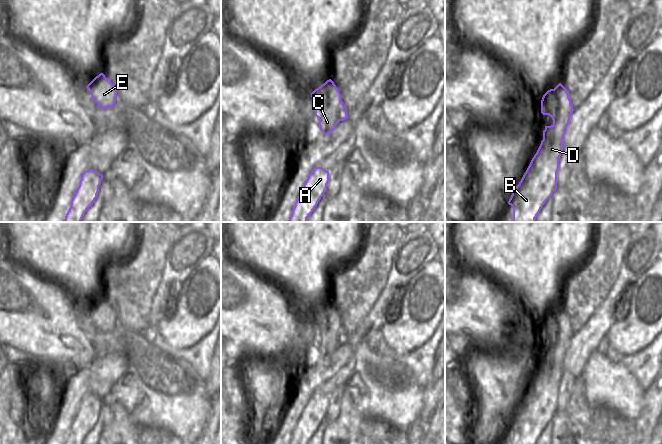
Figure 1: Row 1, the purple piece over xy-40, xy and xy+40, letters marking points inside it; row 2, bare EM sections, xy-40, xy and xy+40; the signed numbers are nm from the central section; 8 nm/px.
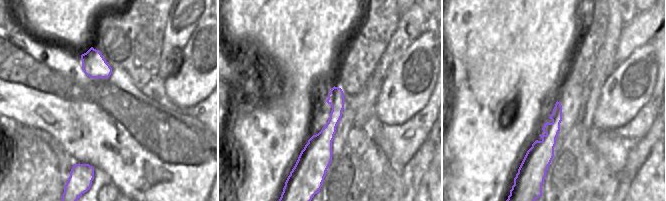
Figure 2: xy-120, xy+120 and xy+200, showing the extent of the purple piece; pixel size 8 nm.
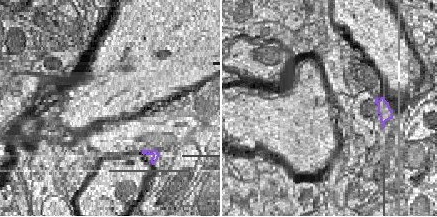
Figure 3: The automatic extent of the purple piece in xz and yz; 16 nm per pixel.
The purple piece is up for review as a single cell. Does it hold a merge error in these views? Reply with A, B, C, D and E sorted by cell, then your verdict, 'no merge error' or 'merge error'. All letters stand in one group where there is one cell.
A B C D E | no merge error

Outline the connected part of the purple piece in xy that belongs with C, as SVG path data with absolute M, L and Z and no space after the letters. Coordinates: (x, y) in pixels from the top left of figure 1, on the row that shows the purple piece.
M331 79L315 89L311 97L319 128L324 135L330 135L340 121L348 118L341 94Z

